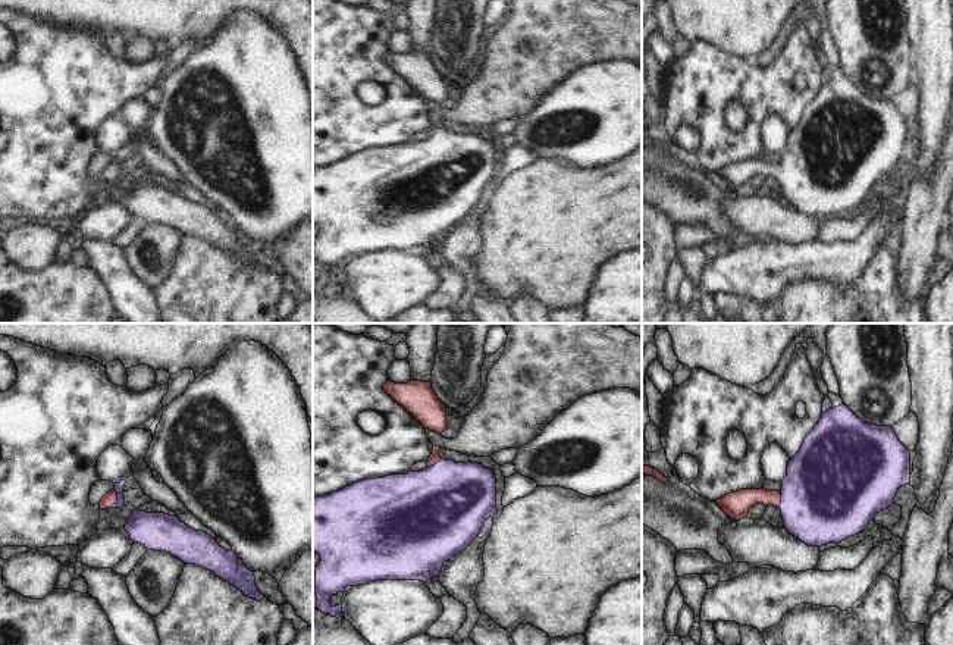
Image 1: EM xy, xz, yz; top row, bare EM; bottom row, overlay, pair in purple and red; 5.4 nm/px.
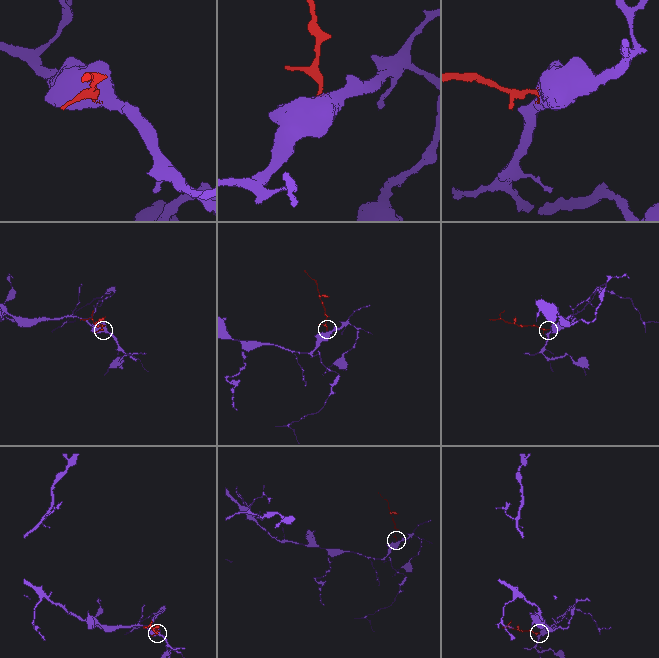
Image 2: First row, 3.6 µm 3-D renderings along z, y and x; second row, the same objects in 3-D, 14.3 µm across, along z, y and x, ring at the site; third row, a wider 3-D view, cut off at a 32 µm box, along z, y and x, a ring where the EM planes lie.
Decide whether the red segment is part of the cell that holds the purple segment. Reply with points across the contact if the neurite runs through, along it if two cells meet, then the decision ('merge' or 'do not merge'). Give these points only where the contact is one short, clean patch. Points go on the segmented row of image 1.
way xy (118, 487), (118, 500), (110, 498); merge

